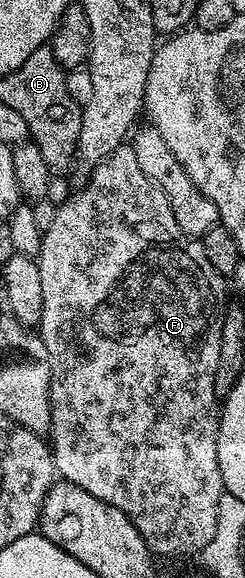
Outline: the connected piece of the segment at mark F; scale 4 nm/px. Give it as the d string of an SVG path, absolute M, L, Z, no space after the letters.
M123 143L116 147L116 151L112 151L112 155L97 165L77 192L75 197L58 205L52 227L48 227L48 231L42 235L42 246L36 258L42 280L40 295L44 295L42 314L36 329L44 347L48 347L52 366L48 444L54 454L54 467L61 480L124 511L124 515L128 515L131 523L146 538L146 546L150 548L151 554L163 553L166 557L186 557L189 553L198 555L215 534L217 508L224 492L218 462L220 401L214 396L214 376L216 363L220 363L220 331L222 316L228 304L228 285L224 277L208 263L201 240L180 231L180 223L176 223L176 215L172 215L172 207L164 191L160 191L160 187L156 187L152 179L144 175L144 171L140 171L133 144Z

